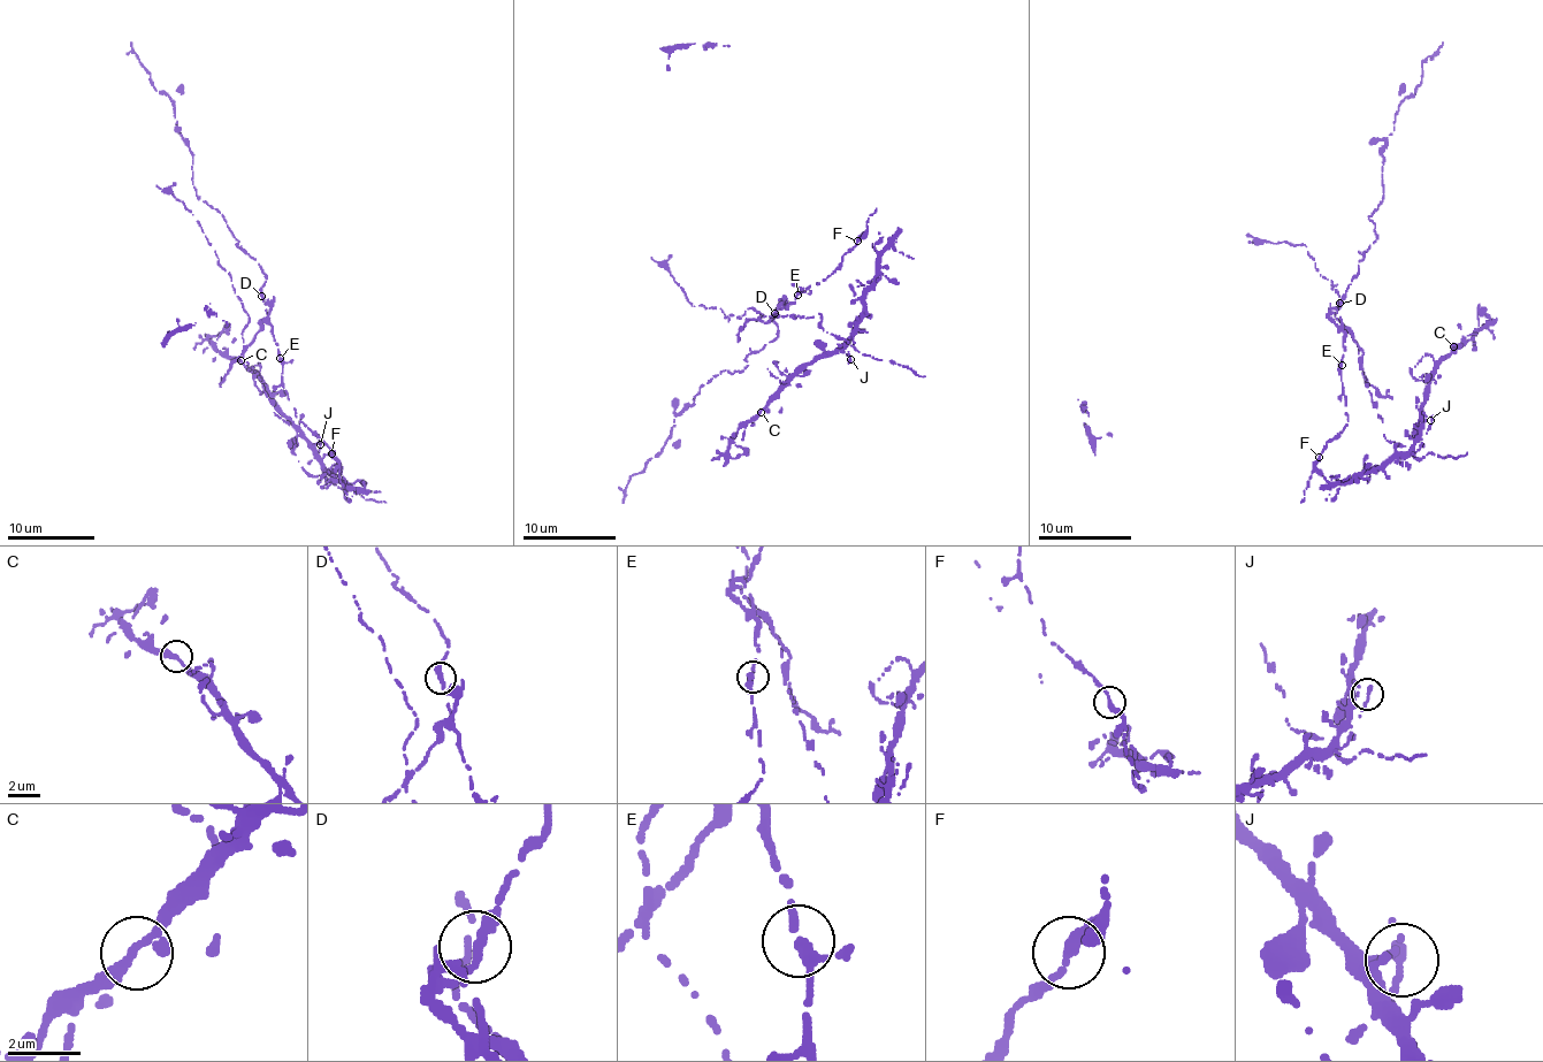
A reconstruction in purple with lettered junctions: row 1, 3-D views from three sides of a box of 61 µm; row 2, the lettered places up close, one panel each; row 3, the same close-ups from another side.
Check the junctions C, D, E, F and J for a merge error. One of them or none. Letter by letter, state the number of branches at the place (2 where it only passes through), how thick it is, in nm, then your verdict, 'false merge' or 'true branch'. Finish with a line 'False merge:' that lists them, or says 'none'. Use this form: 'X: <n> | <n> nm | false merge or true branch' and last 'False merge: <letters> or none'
C: 2 | 280 nm | true branch
D: 2 | 280 nm | false merge
E: 2 | 280 nm | true branch
F: 2 | 260 nm | true branch
J: 2 | 240 nm | true branch
False merge: D

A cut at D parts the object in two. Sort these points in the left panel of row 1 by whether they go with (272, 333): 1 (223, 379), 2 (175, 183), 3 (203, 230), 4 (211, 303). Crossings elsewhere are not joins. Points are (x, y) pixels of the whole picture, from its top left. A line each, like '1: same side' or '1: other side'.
1: other side
2: other side
3: other side
4: same side

